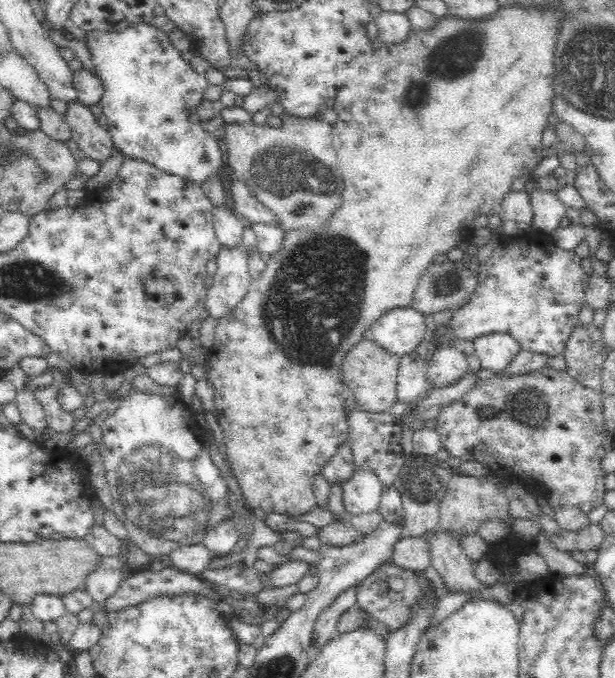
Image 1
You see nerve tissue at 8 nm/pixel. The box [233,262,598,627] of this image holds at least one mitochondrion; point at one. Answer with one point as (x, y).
(514, 409)

